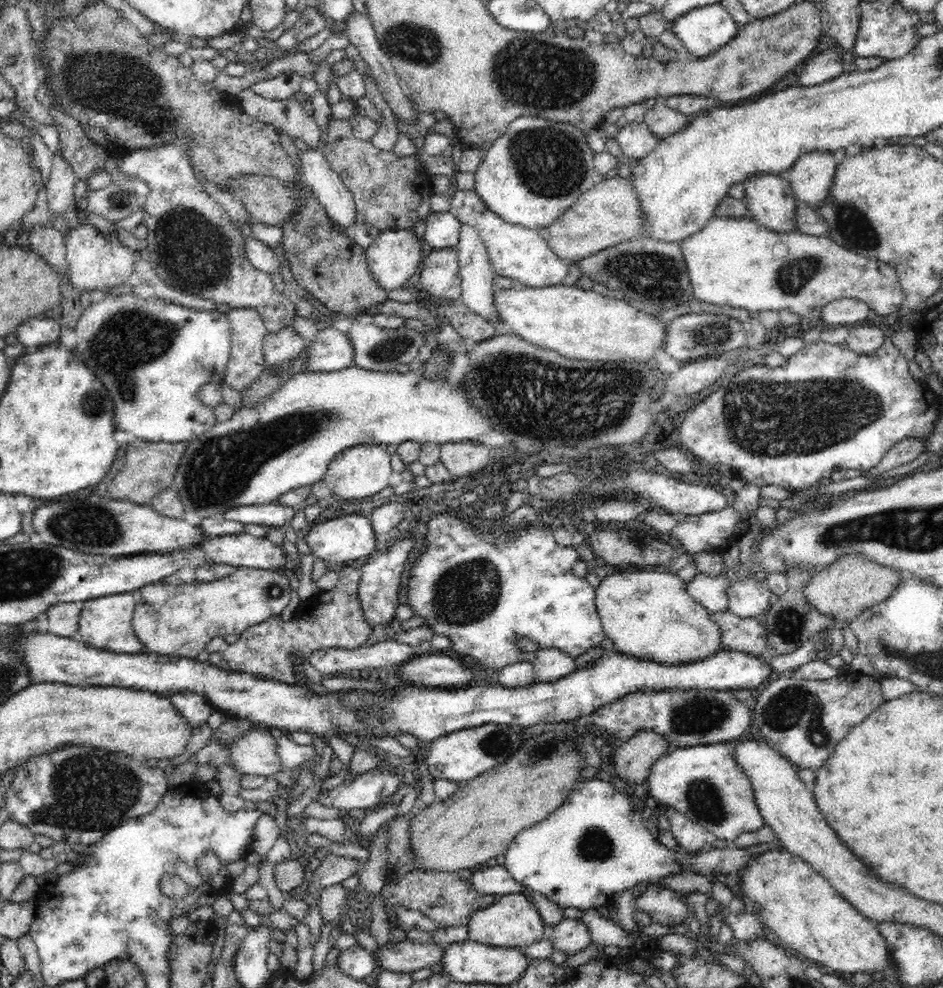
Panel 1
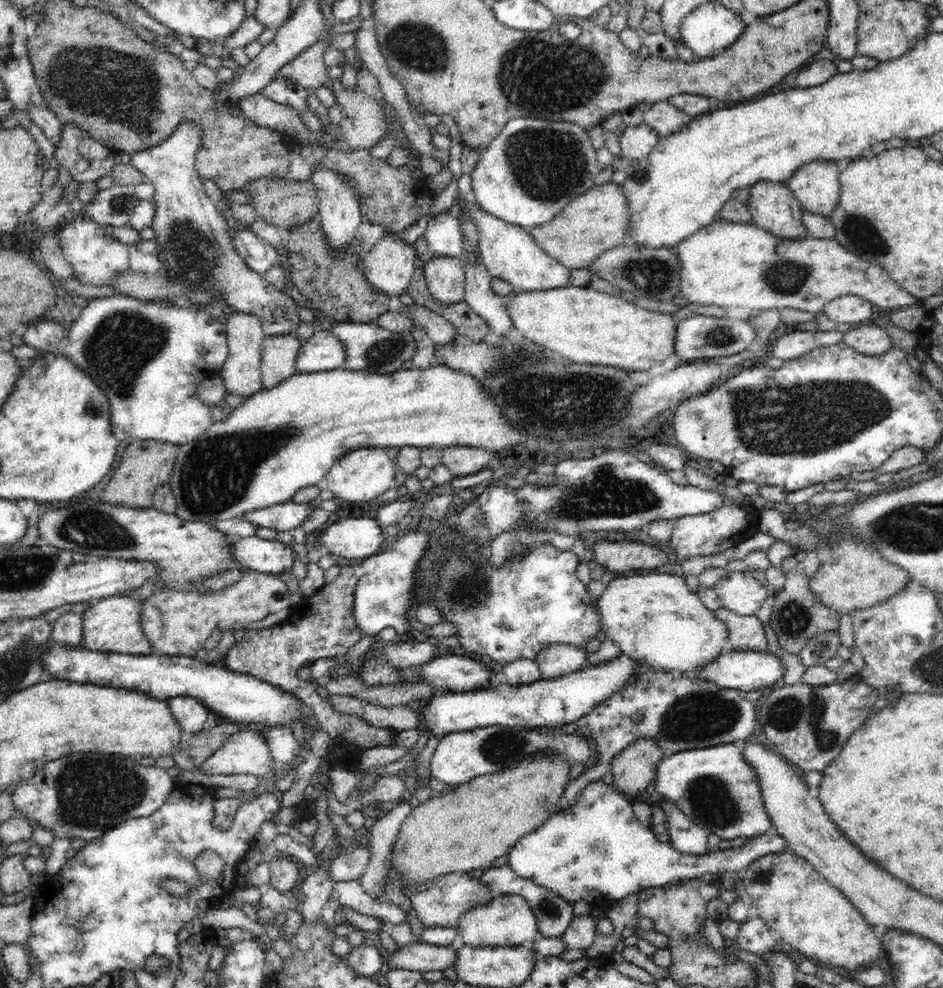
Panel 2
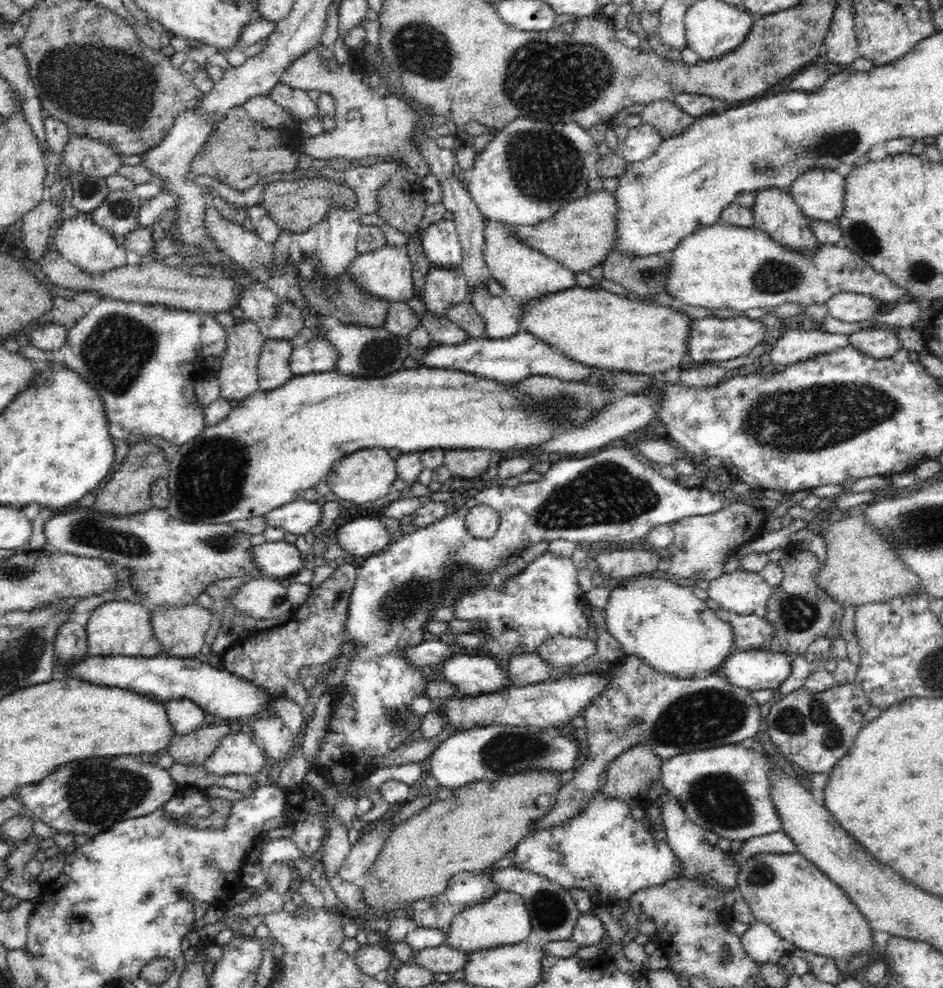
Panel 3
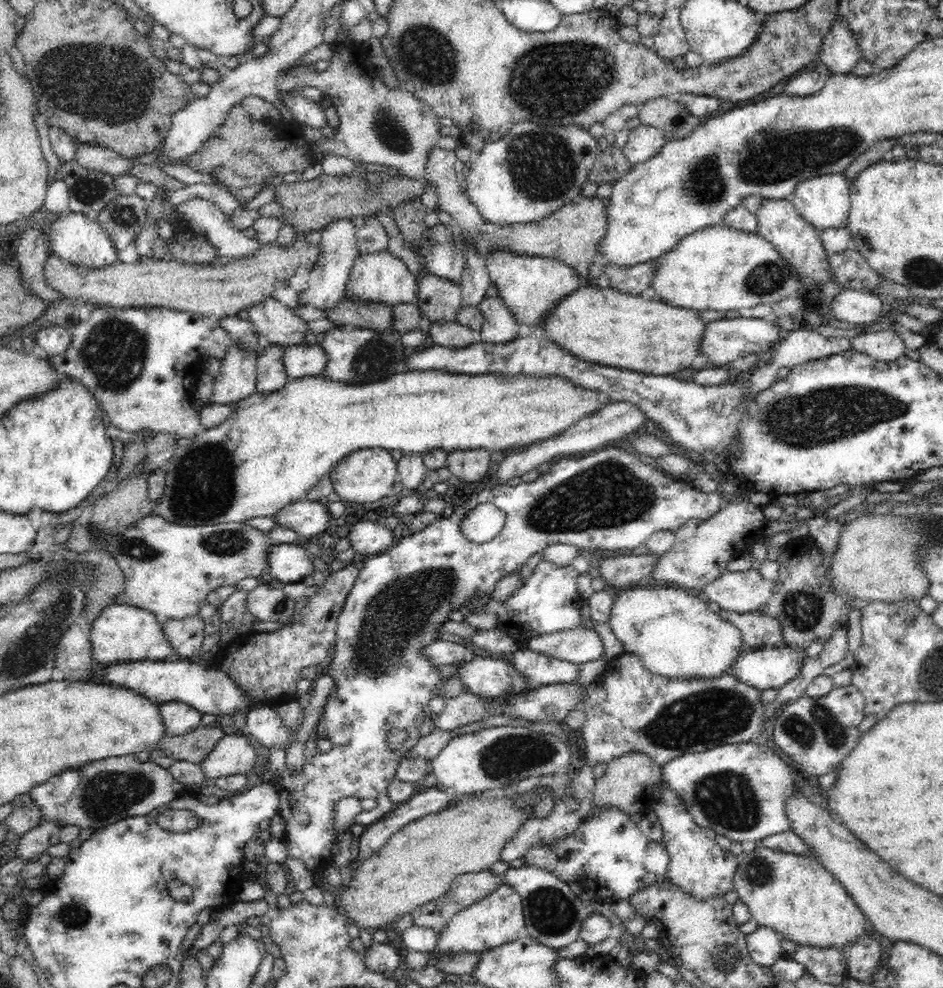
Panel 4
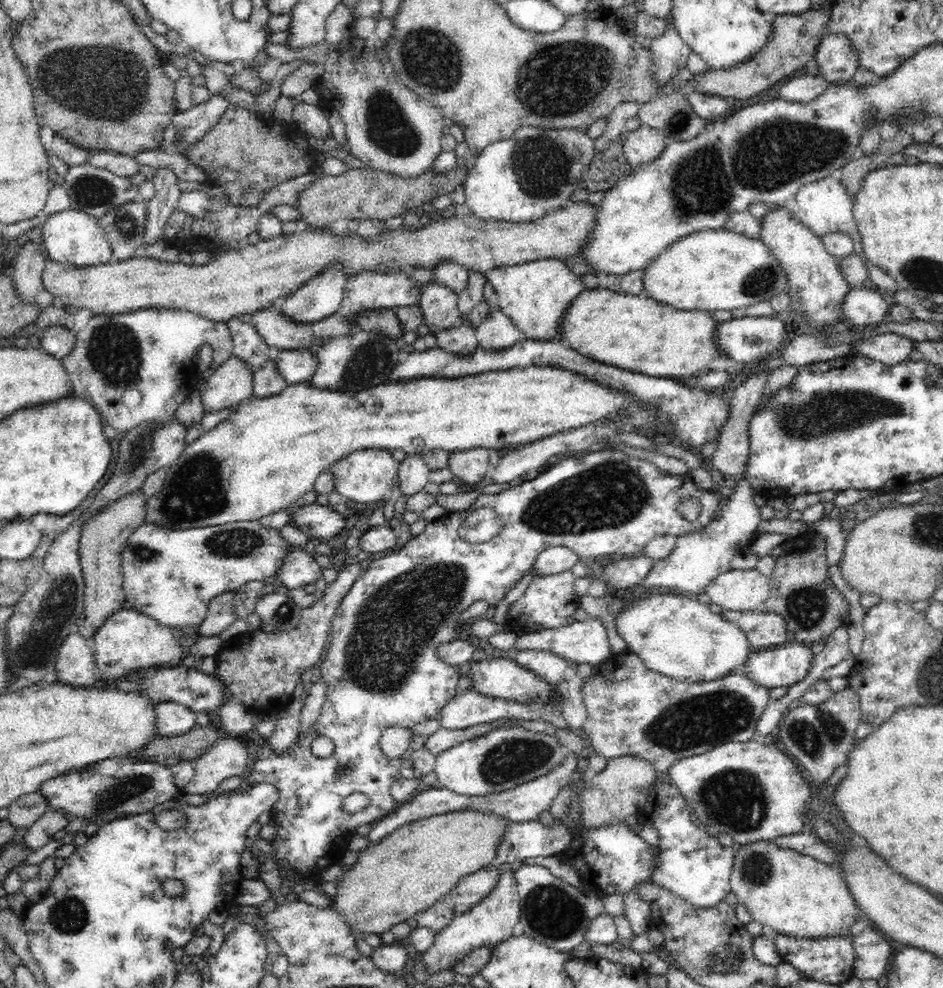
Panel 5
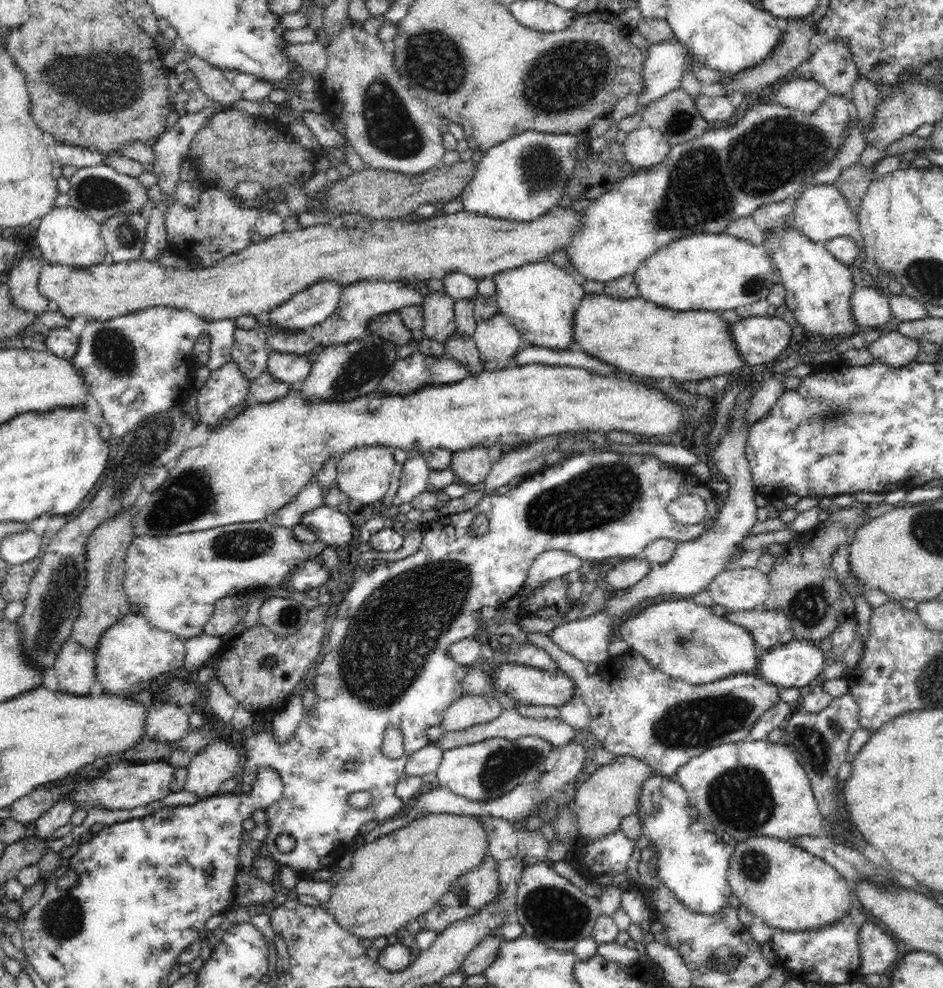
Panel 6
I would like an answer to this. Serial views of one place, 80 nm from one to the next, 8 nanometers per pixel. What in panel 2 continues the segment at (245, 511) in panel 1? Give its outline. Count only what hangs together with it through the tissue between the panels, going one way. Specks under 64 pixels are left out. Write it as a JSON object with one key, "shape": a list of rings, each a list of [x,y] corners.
{"shape":[[[288,502],[249,512],[243,516],[243,519],[258,527],[271,528],[278,532],[291,531],[297,526],[302,526],[313,509],[309,504],[300,505]]]}

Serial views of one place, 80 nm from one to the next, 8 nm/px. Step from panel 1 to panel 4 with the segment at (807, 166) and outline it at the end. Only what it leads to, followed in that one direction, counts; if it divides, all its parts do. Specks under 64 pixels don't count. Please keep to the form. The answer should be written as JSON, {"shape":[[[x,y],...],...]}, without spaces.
{"shape":[[[843,173],[813,176],[812,179],[803,180],[788,199],[798,209],[802,219],[819,231],[825,228],[842,228],[848,222],[851,200],[849,184]]]}

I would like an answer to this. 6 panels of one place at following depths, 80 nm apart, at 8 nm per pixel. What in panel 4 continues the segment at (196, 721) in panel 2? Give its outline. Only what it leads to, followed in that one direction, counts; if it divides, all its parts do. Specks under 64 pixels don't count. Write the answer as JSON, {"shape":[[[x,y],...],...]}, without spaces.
{"shape":[[[168,702],[160,705],[164,734],[168,736],[183,735],[192,732],[202,724],[202,713],[188,704]]]}

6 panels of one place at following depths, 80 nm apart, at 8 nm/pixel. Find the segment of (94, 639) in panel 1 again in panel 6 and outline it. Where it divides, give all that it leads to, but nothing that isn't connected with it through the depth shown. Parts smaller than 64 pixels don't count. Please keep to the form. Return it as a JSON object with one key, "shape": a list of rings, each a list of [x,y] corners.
{"shape":[[[140,613],[124,615],[112,627],[105,630],[101,639],[97,642],[95,655],[95,671],[97,680],[103,686],[103,693],[112,696],[122,696],[123,699],[131,699],[134,691],[152,688],[152,684],[166,675],[166,672],[180,672],[185,661],[185,641],[170,632],[164,632],[153,627],[146,617]]]}

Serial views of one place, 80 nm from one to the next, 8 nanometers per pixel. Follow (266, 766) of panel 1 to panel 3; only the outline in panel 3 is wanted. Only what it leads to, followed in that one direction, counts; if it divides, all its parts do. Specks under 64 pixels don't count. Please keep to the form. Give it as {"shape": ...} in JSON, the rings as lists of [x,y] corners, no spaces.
{"shape":[[[242,731],[229,732],[203,765],[208,772],[220,776],[256,776],[266,768],[266,754],[250,734]]]}

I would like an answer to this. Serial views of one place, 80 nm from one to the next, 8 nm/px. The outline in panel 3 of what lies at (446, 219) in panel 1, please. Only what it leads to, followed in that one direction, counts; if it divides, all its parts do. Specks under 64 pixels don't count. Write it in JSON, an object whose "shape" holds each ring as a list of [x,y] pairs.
{"shape":[[[442,220],[421,231],[421,249],[430,265],[455,269],[463,259],[461,242],[453,220]]]}

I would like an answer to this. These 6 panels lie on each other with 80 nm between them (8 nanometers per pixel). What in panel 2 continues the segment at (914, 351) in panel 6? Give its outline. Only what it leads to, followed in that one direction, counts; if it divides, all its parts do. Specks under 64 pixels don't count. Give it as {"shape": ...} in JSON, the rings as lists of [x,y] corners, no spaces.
{"shape":[[[871,323],[843,333],[843,343],[868,356],[884,354],[893,346],[885,326],[880,327]]]}

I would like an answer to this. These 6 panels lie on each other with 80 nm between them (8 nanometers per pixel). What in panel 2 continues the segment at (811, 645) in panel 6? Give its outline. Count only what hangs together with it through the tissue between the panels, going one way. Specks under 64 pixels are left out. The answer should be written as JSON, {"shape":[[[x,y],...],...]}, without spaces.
{"shape":[[[726,649],[717,659],[706,667],[686,674],[695,680],[709,680],[722,688],[734,688],[744,692],[750,690],[760,690],[773,686],[777,680],[783,677],[785,673],[784,663],[772,652],[754,652],[754,651],[732,651]]]}

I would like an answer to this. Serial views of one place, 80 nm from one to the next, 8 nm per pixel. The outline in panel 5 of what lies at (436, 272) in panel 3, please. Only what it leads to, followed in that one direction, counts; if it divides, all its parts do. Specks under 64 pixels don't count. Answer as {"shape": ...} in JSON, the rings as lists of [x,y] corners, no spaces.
{"shape":[[[438,281],[420,285],[421,295],[418,305],[421,308],[429,333],[440,334],[460,323],[458,310],[459,294],[442,286]]]}

